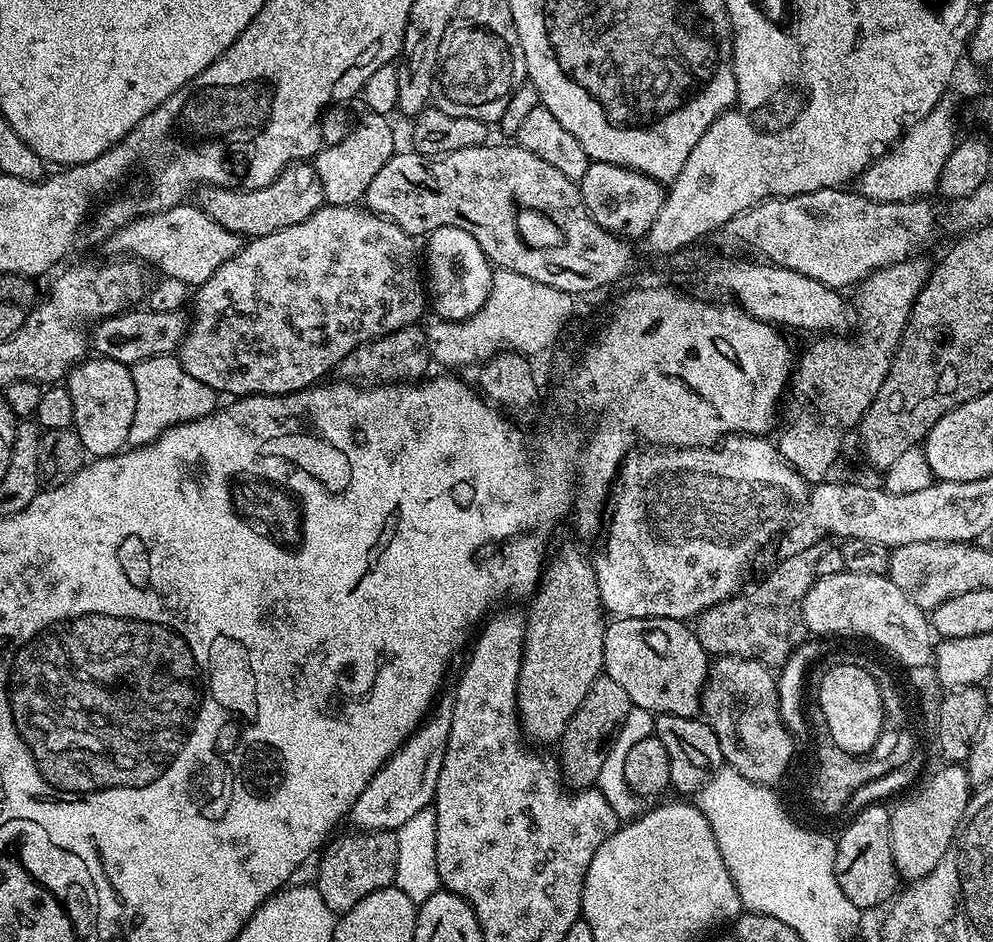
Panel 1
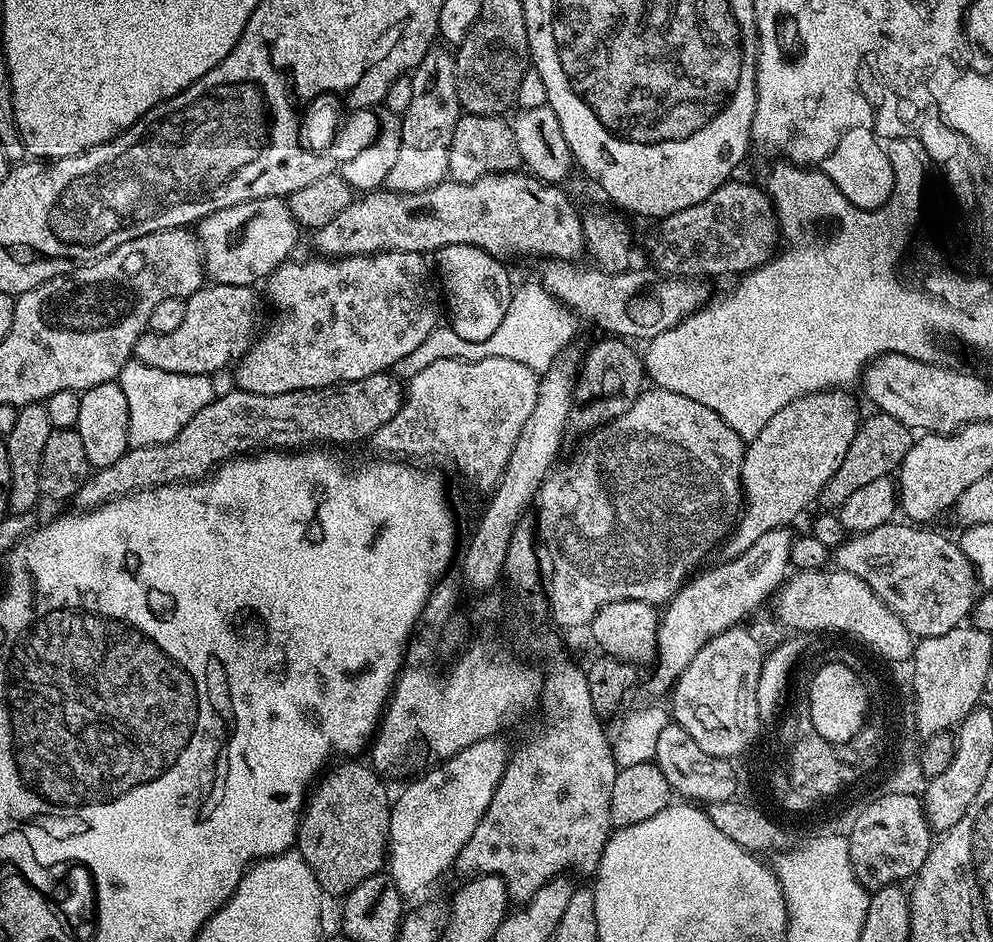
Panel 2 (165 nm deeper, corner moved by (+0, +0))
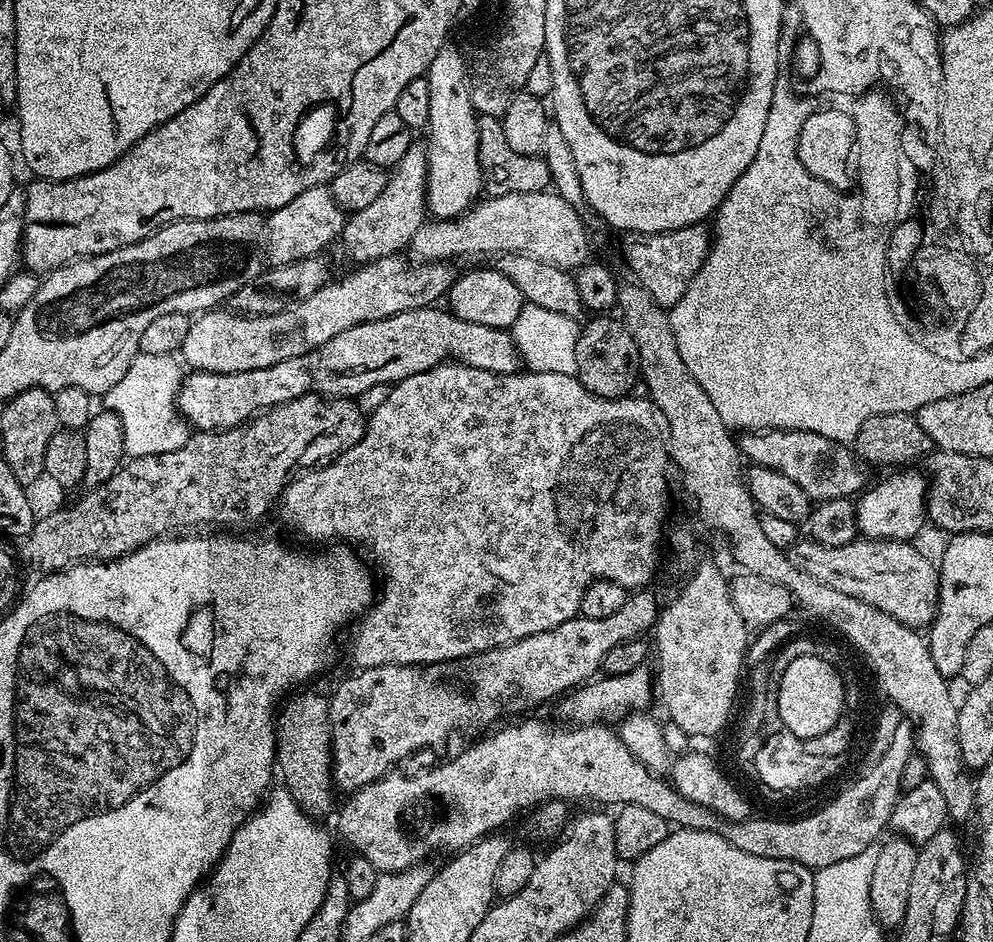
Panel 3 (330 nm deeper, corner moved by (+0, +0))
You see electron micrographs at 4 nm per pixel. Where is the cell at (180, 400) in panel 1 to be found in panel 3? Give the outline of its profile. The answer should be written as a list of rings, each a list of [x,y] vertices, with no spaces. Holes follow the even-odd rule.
[[[138,352],[122,380],[103,395],[103,407],[115,413],[122,422],[123,446],[127,457],[170,453],[181,449],[191,436],[191,427],[176,408],[177,392],[184,374],[180,372],[179,361],[175,360],[173,355]]]

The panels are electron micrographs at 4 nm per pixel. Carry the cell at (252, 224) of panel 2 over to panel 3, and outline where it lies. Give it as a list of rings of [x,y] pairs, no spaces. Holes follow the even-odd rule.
[[[327,187],[302,190],[294,202],[279,205],[266,220],[266,260],[269,265],[285,264],[307,256],[321,255],[327,244],[341,239],[346,213],[334,202]],[[273,215],[273,216],[272,216]],[[272,216],[272,217],[271,217]]]

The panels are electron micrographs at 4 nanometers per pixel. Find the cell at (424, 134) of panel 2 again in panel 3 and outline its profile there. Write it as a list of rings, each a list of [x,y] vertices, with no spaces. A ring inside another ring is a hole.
[[[413,144],[389,173],[386,188],[374,198],[374,202],[347,217],[340,244],[344,246],[351,263],[362,265],[378,258],[397,255],[411,245],[415,231],[426,220],[427,183],[427,149],[423,145]]]

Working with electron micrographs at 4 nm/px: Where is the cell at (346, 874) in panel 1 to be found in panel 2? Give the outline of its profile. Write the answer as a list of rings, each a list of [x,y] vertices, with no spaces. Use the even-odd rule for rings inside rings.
[[[344,758],[341,764],[333,763],[315,781],[302,808],[302,815],[294,833],[294,844],[300,857],[310,866],[320,884],[321,893],[343,898],[355,890],[363,880],[377,875],[385,867],[388,855],[388,827],[392,817],[390,796],[379,775],[367,763],[355,764],[355,759]]]

